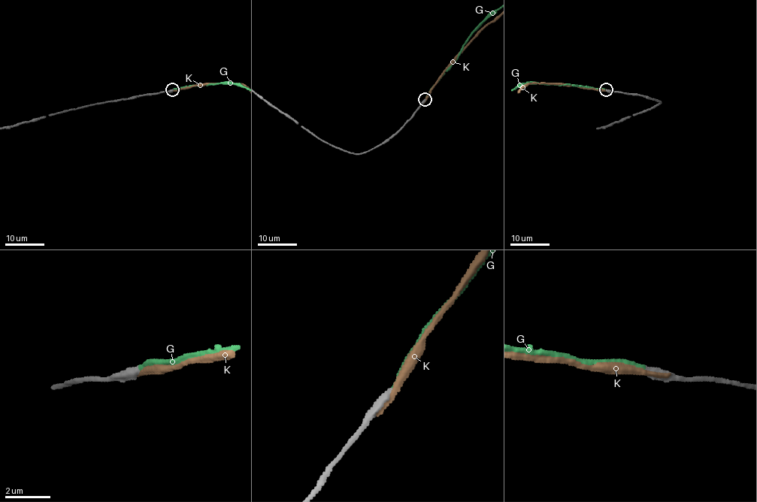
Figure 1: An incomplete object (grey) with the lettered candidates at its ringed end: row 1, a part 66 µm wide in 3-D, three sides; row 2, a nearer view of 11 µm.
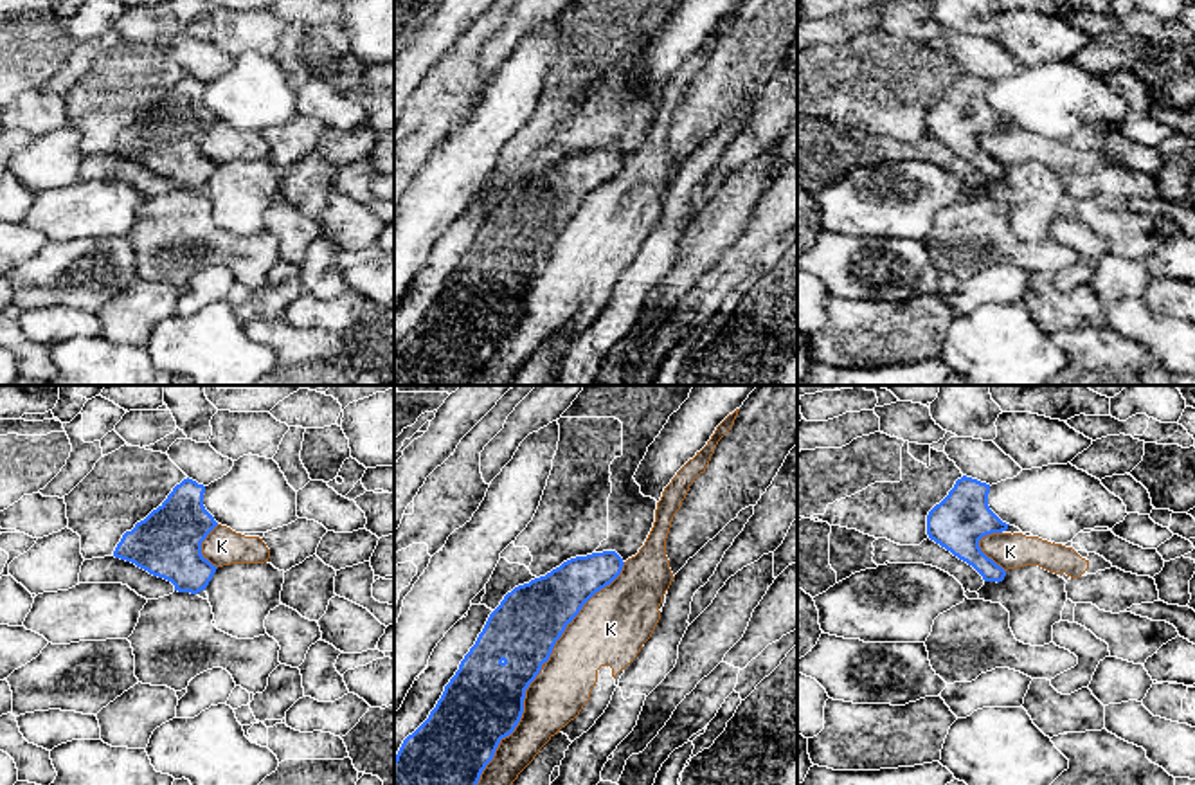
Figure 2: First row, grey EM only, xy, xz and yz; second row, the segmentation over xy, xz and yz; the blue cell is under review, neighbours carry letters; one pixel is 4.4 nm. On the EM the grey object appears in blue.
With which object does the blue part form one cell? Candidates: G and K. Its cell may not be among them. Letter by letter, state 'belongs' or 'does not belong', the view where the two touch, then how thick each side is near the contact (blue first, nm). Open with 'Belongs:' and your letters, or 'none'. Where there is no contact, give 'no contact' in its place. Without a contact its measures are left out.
Belongs: G
G: belongs; no contact
K: does not belong; meets blue in xz; 320 nm thick on the blue side, 240 nm on the other

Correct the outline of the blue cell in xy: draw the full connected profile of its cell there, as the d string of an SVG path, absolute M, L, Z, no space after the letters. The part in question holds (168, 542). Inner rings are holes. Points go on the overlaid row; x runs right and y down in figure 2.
M189 477L184 479L157 510L137 522L131 531L122 535L113 556L171 582L178 592L198 594L200 591L205 591L218 567L202 555L202 542L218 522L205 510L203 493L203 484L198 484Z

